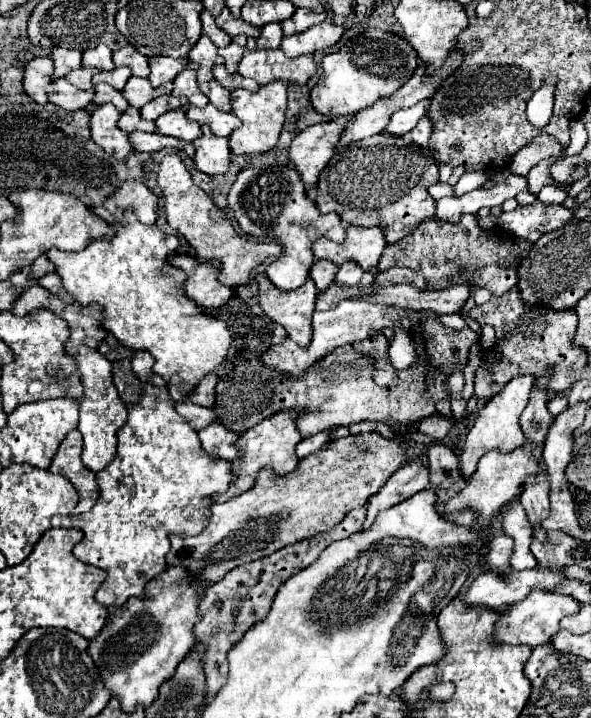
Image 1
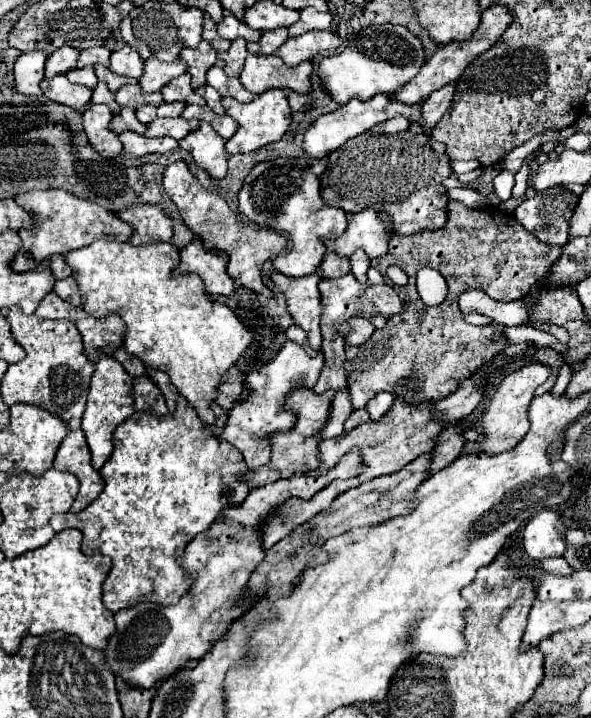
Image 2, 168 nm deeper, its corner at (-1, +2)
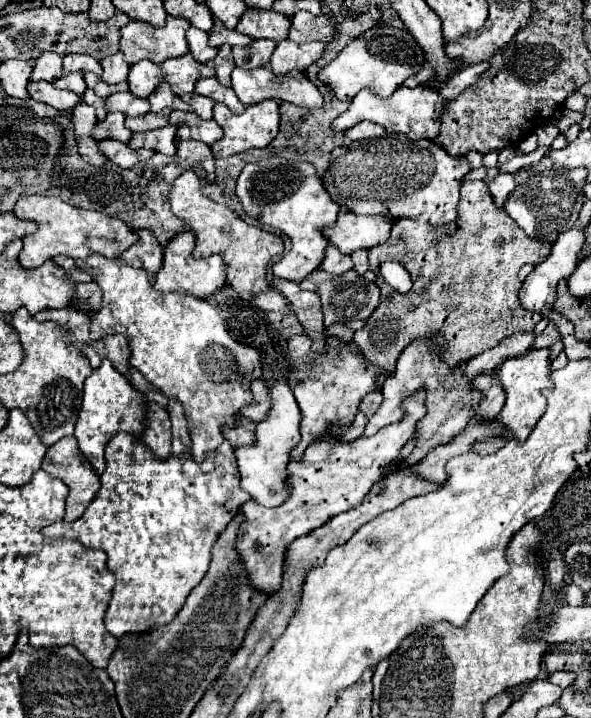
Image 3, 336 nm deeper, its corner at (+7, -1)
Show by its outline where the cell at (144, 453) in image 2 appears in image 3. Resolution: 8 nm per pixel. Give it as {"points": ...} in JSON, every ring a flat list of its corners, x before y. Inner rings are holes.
{"points":[[119,431,105,449,105,463,107,467,101,475,101,489,83,517,75,523,53,523,43,529,43,535,75,539,89,549,103,549,107,553,107,569,115,575,115,587,105,613,105,627,119,639,125,633,139,633,153,625,165,625,177,615,191,589,203,579,215,539,219,539,223,527,227,527,251,495,239,487,239,469,229,441,219,445,219,449,209,451,205,461,197,465,191,453,157,459,151,447,147,447,137,435]]}

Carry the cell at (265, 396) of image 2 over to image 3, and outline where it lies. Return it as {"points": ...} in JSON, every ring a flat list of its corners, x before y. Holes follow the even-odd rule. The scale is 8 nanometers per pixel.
{"points":[[280,380,269,387,271,407,263,421,255,425,255,443,247,447,237,447,235,457,241,473,241,487,261,505,275,507,287,499,285,491,285,477,287,477,287,463,289,451,299,443,299,421,301,413,297,413,297,403,286,380]]}

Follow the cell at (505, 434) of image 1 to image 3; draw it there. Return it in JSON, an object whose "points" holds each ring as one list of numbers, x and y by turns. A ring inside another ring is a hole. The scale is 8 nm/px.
{"points":[[533,349,527,351,521,357,513,357,507,359,507,363,503,363,497,371,497,377,501,381,501,387,507,395,505,407,499,413,501,415,501,425,517,439,517,441,525,441,527,435,531,433,531,429,535,427,535,423,539,421,539,417,545,411,545,399,541,397,541,389,551,387,551,365,549,365,549,349]]}

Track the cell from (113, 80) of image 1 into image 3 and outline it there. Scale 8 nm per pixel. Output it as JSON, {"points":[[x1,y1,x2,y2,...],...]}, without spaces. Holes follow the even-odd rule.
{"points":[[93,79,93,91,99,95,99,97,109,97,109,95,113,95,113,93,117,93,117,91,129,91,129,85,127,83,119,83,119,85,107,85,107,83,103,83,101,79]]}

